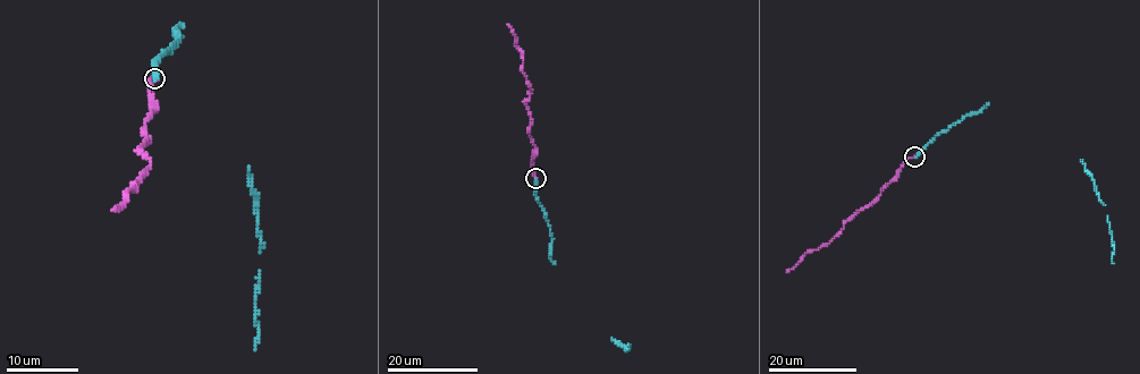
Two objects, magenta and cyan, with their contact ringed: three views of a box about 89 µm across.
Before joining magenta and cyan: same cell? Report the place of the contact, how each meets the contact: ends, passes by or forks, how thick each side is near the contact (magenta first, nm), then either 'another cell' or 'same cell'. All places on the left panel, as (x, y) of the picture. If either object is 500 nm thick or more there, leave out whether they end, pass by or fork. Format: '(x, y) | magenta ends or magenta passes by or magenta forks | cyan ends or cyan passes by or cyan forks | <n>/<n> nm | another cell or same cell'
(154, 78) | magenta ends | cyan ends | 240/280 nm | same cell

